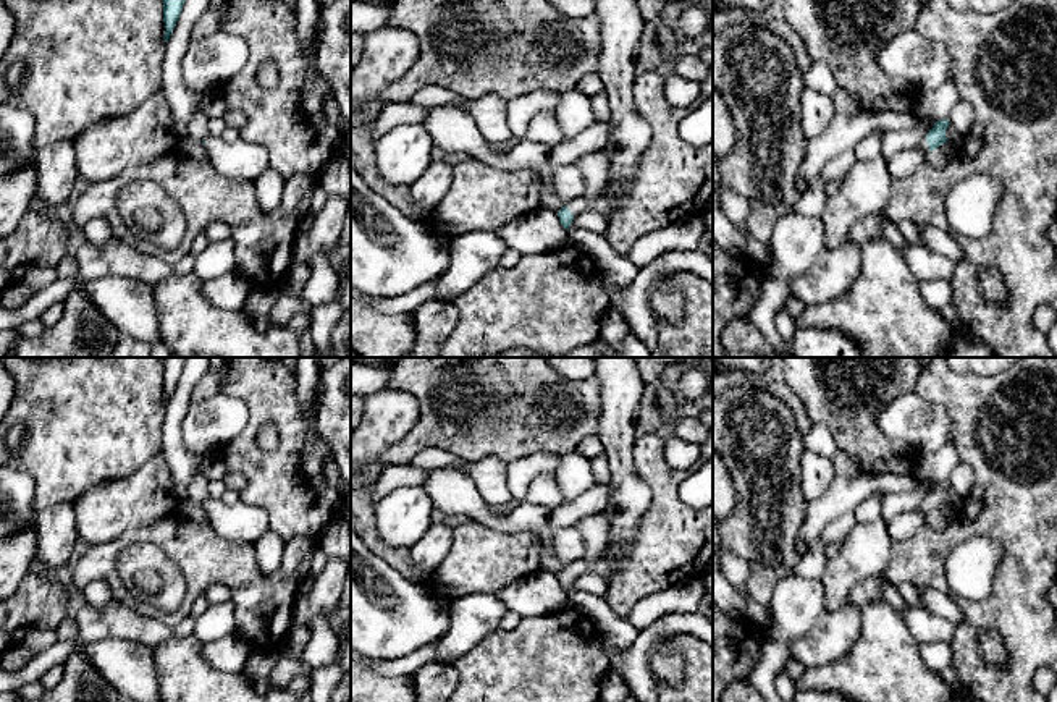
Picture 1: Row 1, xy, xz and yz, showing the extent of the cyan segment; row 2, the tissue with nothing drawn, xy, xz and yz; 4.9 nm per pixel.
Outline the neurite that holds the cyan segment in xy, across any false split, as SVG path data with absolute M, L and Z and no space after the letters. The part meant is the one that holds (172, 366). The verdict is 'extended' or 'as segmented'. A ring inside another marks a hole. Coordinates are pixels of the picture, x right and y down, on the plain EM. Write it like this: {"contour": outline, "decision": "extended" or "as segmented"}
{"contour": "M165 357L163 359L163 385L165 385L165 404L168 404L176 383L181 377L186 357Z", "decision": "as segmented"}

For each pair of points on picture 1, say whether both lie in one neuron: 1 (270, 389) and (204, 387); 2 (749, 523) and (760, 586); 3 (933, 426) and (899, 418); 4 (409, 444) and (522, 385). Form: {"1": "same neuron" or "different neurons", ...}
{"1": "different neurons", "2": "same neuron", "3": "same neuron", "4": "same neuron"}

